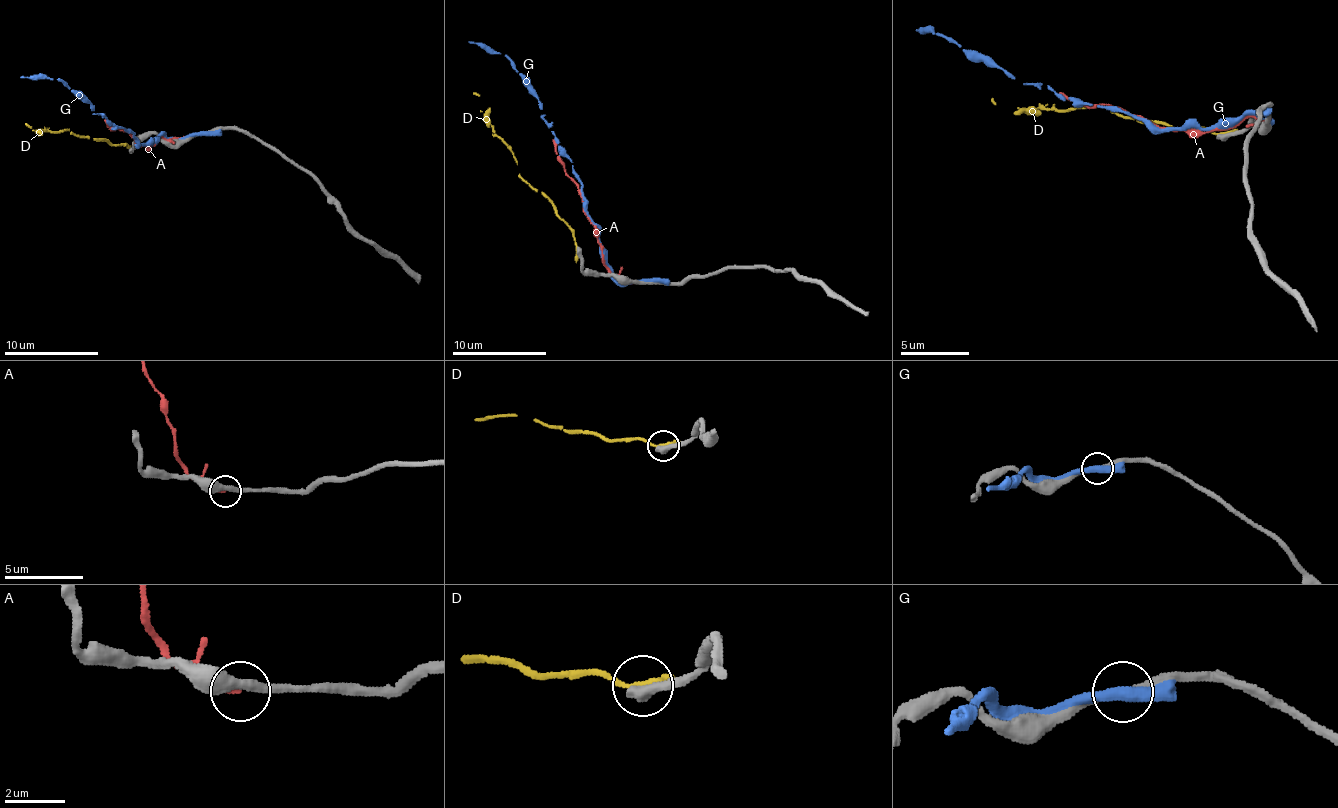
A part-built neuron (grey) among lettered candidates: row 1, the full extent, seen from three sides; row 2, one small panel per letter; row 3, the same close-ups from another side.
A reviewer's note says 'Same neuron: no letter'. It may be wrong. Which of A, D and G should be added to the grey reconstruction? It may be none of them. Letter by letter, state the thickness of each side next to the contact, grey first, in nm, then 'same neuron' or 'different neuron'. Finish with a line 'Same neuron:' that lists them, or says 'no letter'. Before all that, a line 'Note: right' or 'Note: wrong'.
Note: right
A: 380/140 nm | different neuron
D: 440/280 nm | different neuron
G: 280/400 nm | different neuron
Same neuron: no letter

